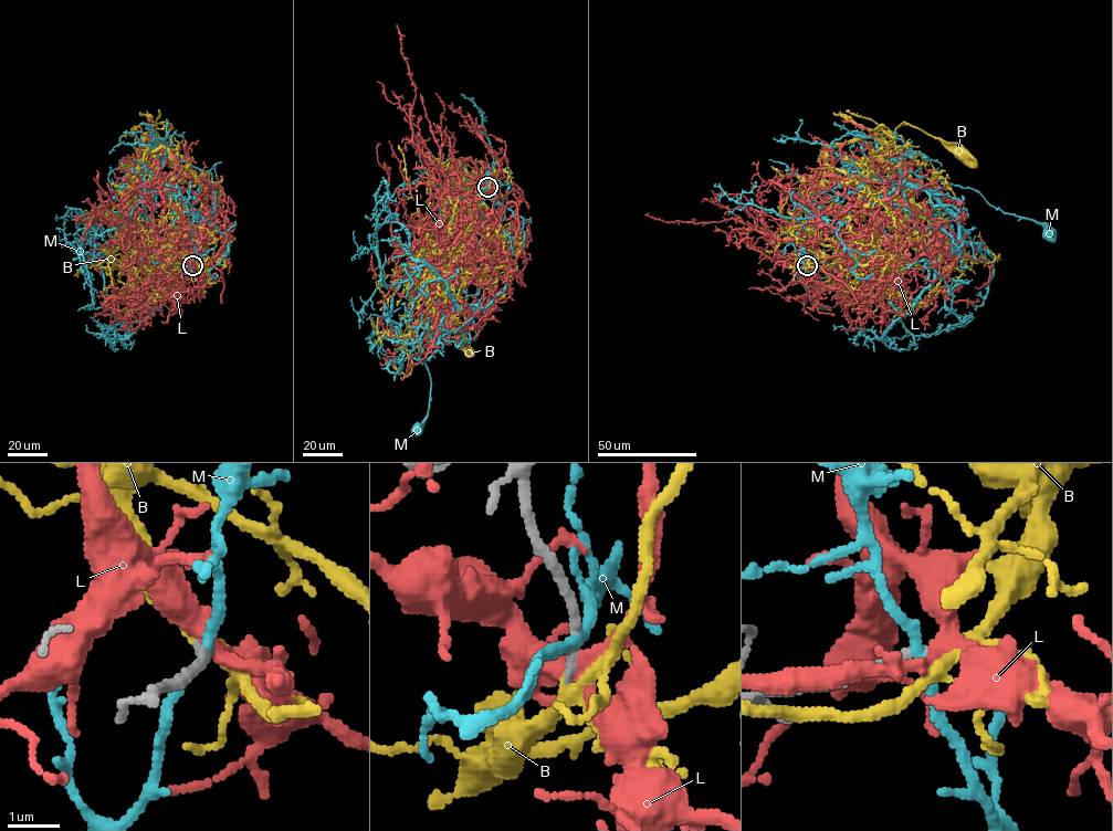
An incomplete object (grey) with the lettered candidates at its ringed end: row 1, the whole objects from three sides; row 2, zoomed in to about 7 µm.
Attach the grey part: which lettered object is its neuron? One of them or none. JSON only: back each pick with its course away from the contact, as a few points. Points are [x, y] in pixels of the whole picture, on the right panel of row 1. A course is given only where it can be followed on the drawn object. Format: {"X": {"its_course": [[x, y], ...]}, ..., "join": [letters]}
{"B": {"its_course": [[806, 265], [814, 258], [865, 256], [889, 248], [910, 198], [906, 167], [894, 144], [901, 123], [962, 150]]}, "join": ["B"]}

